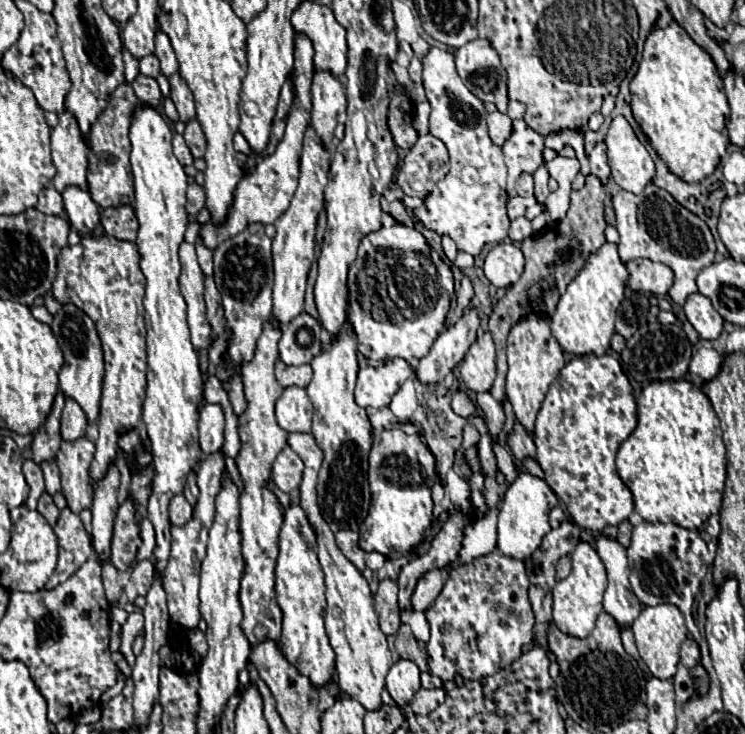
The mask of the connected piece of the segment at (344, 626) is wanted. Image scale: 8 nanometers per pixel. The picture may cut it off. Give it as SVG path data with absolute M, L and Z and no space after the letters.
M289 434L287 444L305 462L303 482L301 482L301 508L307 512L307 518L315 528L317 544L319 544L319 562L325 572L325 584L327 584L325 628L327 628L327 636L331 640L331 646L335 650L337 682L349 698L361 702L367 710L377 710L381 706L381 690L385 686L385 676L387 676L387 670L391 668L391 652L387 648L385 634L379 628L379 620L377 620L377 614L373 608L371 590L369 590L363 574L341 554L341 550L335 544L333 532L329 530L327 522L319 514L315 484L317 484L317 474L321 468L323 452L317 448L315 438L311 434Z

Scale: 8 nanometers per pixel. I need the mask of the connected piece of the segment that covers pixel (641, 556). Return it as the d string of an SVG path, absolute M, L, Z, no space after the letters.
M641 522L639 526L635 526L631 546L627 548L627 556L631 568L631 588L635 596L641 600L641 604L645 606L675 604L683 612L687 622L693 620L691 616L693 600L707 572L707 566L703 564L701 558L703 548L707 546L697 532L685 530L675 524Z

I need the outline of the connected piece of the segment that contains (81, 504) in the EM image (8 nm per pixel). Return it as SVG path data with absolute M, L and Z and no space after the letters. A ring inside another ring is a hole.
M77 438L73 442L63 442L55 458L61 472L61 492L73 514L91 508L93 504L93 486L89 478L93 452L95 446L87 438Z

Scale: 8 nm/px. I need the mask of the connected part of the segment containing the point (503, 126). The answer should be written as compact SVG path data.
M493 112L487 116L487 128L489 128L489 138L497 146L503 146L505 140L509 138L509 132L511 132L511 118L507 114Z

